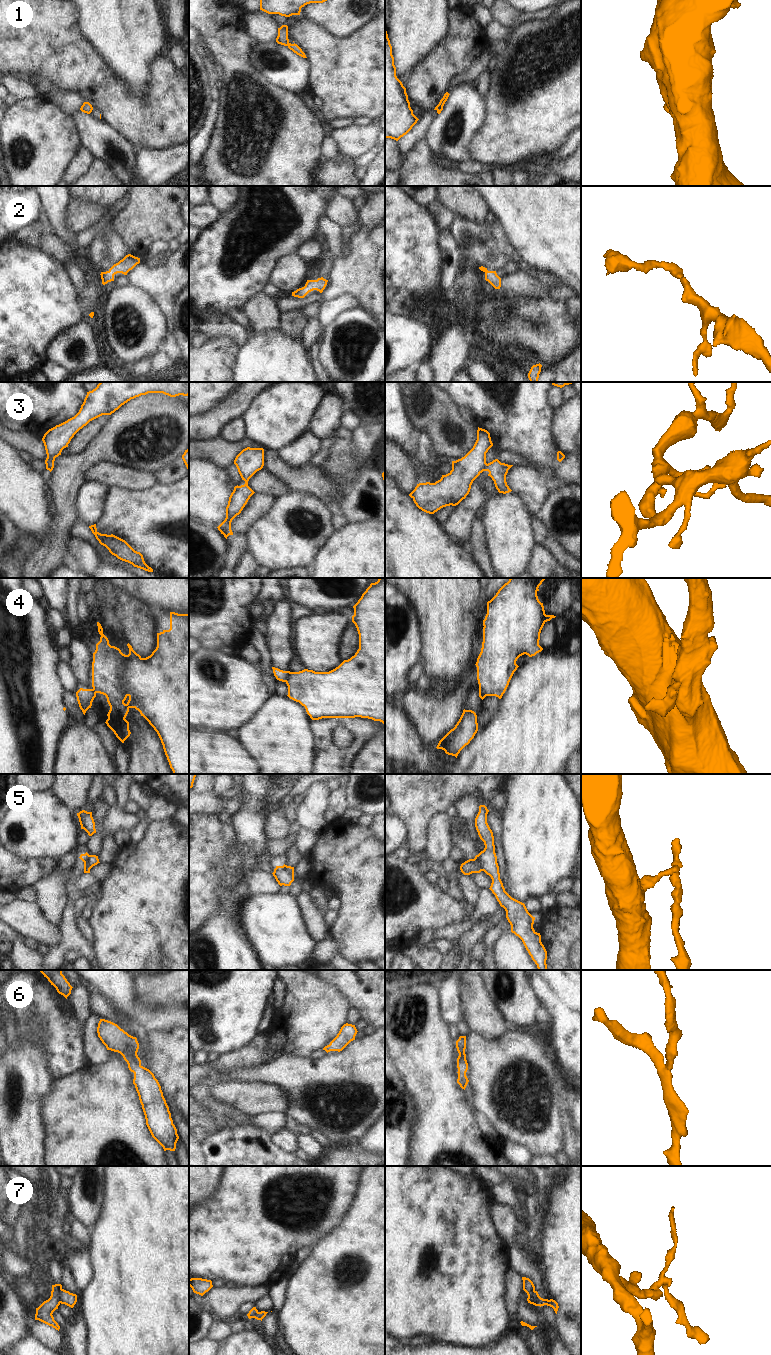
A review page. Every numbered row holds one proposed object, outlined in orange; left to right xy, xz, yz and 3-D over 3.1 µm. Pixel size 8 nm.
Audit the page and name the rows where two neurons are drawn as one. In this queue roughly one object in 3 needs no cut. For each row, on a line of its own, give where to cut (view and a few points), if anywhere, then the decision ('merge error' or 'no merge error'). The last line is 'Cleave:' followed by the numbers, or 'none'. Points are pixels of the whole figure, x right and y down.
1: cut in xz along (288, 42), (287, 45); merge error
2: no cut; no merge error
3: cut in yz along (487, 464), (483, 470); merge error
4: cut in xz along (291, 672), (284, 681); merge error
5: cut in yz along (477, 855), (482, 870); merge error
6: no cut; no merge error
7: cut in yz along (534, 1290), (533, 1297), (539, 1305); merge error
Cleave: 1, 3, 4, 5, 7

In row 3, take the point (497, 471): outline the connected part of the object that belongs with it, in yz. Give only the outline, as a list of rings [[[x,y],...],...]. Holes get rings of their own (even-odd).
[[[495,459],[488,463],[484,470],[489,472],[488,476],[494,481],[495,487],[499,493],[506,494],[512,491],[506,482],[506,475],[512,466],[513,465],[501,463],[498,459]]]

